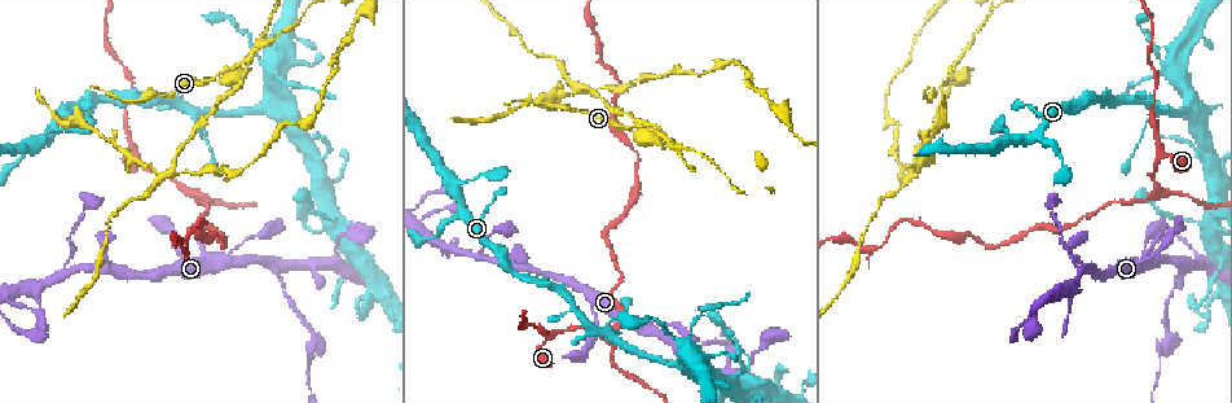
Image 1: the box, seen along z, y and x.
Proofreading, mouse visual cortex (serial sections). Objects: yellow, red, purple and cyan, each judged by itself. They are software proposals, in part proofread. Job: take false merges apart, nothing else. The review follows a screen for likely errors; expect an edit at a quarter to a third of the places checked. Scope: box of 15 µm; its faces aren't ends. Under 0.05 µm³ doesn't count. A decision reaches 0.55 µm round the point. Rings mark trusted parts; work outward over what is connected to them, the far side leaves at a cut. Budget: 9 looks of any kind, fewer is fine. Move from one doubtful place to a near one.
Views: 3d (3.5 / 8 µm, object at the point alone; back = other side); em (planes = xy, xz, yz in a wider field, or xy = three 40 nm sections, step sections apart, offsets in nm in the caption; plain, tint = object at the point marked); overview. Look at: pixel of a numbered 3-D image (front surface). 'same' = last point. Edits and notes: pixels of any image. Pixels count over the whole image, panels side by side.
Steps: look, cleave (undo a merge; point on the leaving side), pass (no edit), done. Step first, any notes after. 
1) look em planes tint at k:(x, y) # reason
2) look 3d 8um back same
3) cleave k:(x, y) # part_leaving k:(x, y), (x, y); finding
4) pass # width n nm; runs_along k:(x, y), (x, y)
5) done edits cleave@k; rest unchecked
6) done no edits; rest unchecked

look 3d 3.5um at 1:(1166, 67) # sharp bend

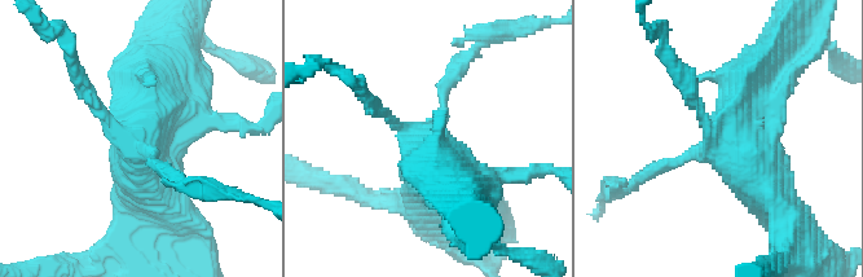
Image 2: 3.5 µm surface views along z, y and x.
look em xy step 3 tint at 2:(714, 130) # shape alone is not enough

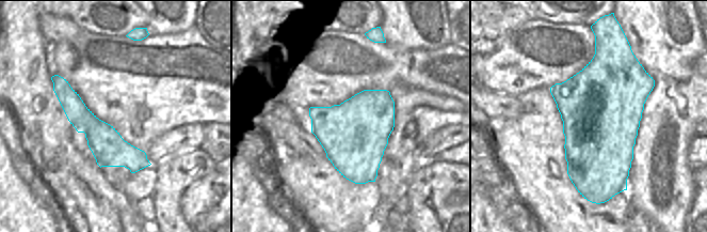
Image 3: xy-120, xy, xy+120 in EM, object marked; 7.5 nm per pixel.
pass # width 500 nm; runs_along 3:(58, 78), (118, 153), (146, 163); all the same cell

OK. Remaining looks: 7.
look 3d 8um at 1:(1142, 251) # thin arm on a thick one

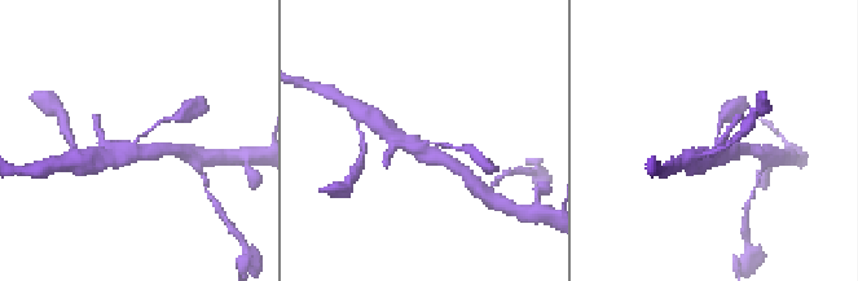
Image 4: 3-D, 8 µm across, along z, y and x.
look em xy step 3 tint at 4:(136, 146) # now the EM

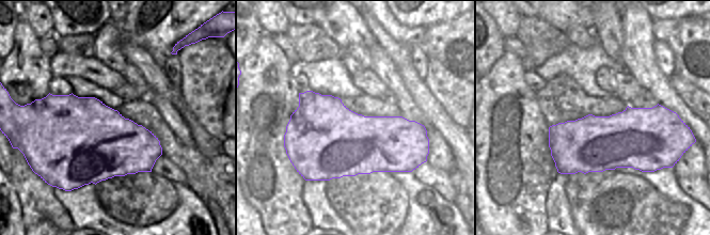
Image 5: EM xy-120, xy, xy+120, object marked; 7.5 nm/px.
pass # runs_along 4:(386, 131), (454, 166); one cell here

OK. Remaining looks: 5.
look 3d 3.5um at 1:(198, 204) # sharp bend

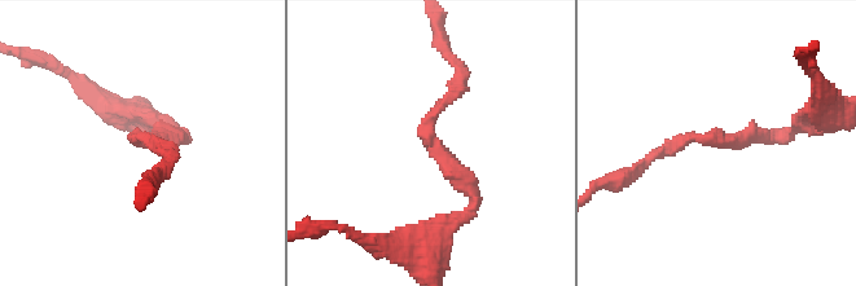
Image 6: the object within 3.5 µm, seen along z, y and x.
look em xy step 3 tint at 6:(136, 137) # arm_widths 150, 200 nm; need the tissue

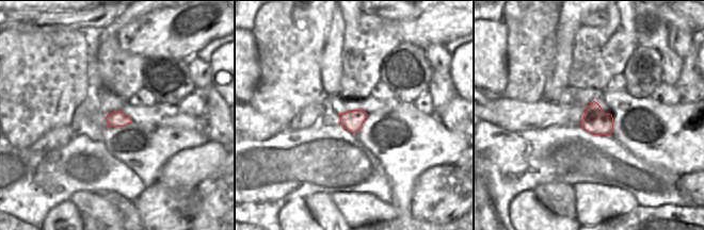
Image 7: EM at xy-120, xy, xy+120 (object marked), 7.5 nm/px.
look em xy step 2 tint same # cut it another way

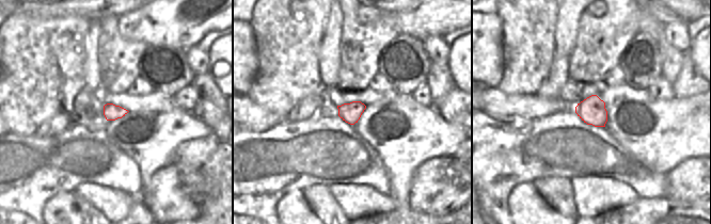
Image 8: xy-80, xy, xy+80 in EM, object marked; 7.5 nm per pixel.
pass # runs_along 6:(776, 139), (687, 139), (640, 166); all the same cell

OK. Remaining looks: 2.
look 3d 3.5um at 1:(1182, 267) # two arms in line, one across

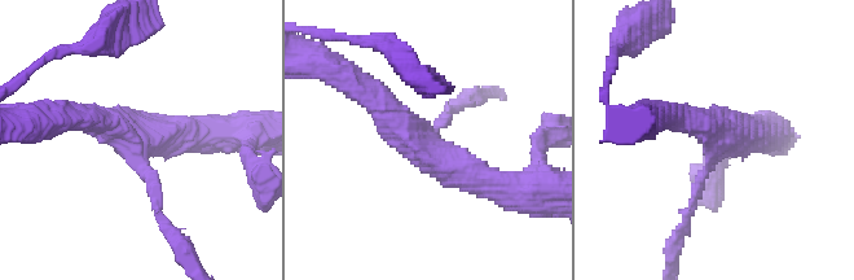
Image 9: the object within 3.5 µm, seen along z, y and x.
look em xy step 3 tint at 9:(415, 141) # arms 3; arm_widths 150, 350, 400 nm; need the tissue

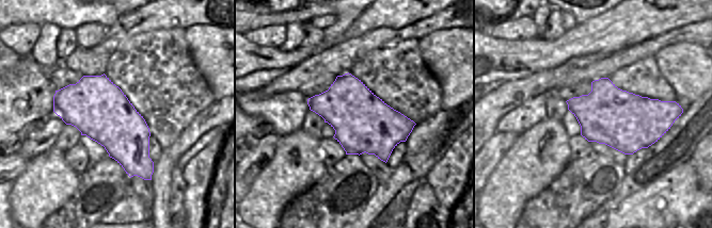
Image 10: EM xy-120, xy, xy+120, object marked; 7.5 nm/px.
pass # runs_along 9:(353, 83), (426, 153), (493, 186); one cell here

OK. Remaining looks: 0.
done no edits; rest unchecked

